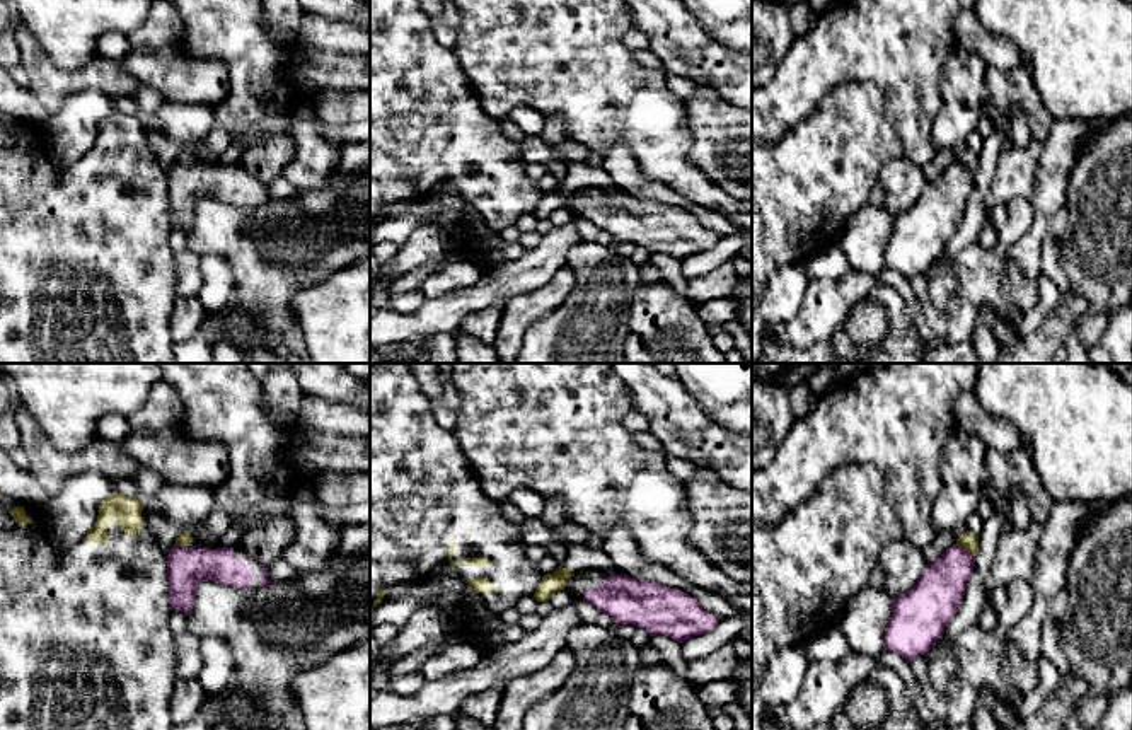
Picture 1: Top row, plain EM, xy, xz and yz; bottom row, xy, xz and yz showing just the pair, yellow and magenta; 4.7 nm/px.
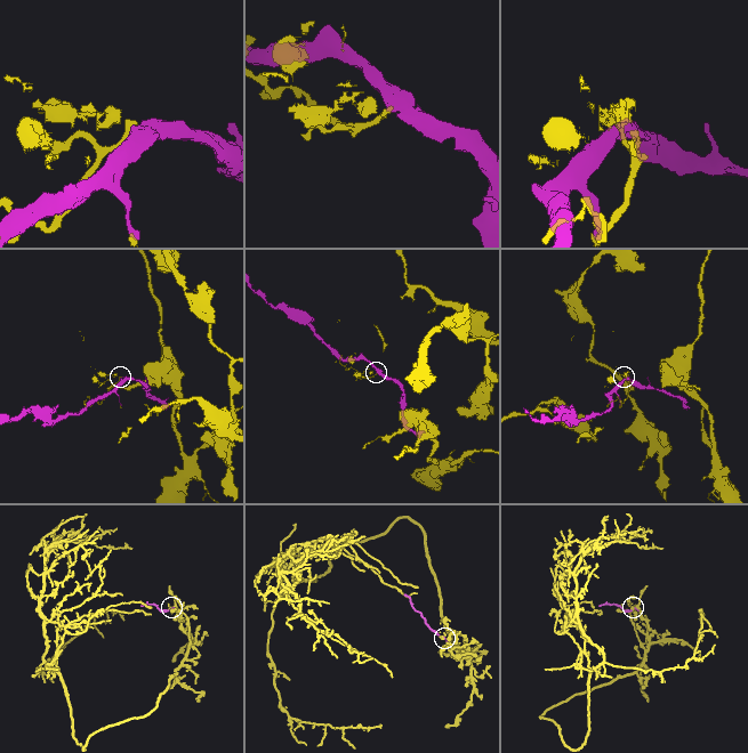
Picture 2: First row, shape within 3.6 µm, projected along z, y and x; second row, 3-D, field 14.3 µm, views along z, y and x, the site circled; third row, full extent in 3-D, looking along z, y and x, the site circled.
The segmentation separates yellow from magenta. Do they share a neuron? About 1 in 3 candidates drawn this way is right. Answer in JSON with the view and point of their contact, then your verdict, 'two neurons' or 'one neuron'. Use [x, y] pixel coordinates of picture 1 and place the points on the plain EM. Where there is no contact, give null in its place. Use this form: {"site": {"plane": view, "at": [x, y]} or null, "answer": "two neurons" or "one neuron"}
{"site": {"plane": "yz", "at": [965, 166]}, "answer": "two neurons"}

